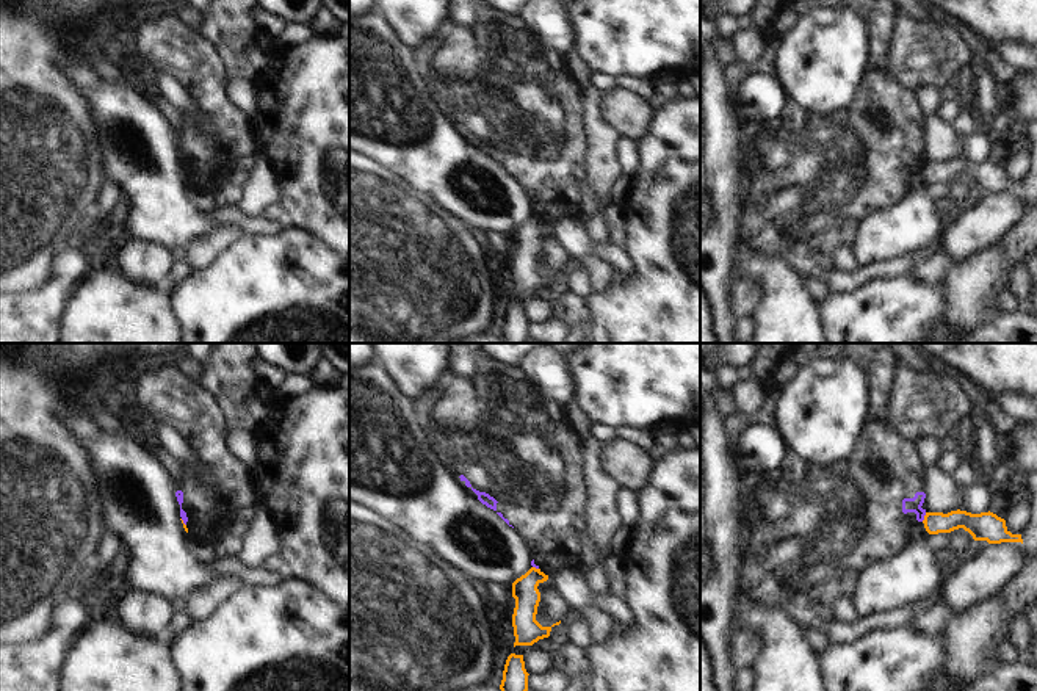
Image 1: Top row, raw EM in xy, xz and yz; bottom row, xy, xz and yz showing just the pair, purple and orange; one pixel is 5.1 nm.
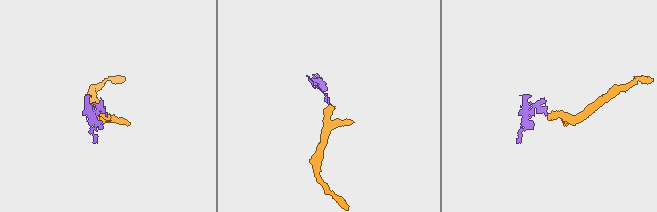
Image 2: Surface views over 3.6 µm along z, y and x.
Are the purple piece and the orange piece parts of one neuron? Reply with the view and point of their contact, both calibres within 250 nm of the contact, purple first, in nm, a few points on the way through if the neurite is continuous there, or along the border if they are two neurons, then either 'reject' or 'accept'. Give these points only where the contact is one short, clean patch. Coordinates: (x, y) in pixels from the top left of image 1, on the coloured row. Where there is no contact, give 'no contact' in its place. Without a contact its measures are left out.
meets purple in yz at (923, 517); 80 nm thick on the purple side, 110 nm on the other; border along yz (926, 513), (921, 520); reject

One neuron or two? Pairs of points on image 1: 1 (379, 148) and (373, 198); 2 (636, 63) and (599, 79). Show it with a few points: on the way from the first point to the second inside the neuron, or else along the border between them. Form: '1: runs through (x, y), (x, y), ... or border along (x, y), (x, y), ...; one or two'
1: border along (365, 155), (409, 184); two
2: border along (592, 69), (614, 77); two

